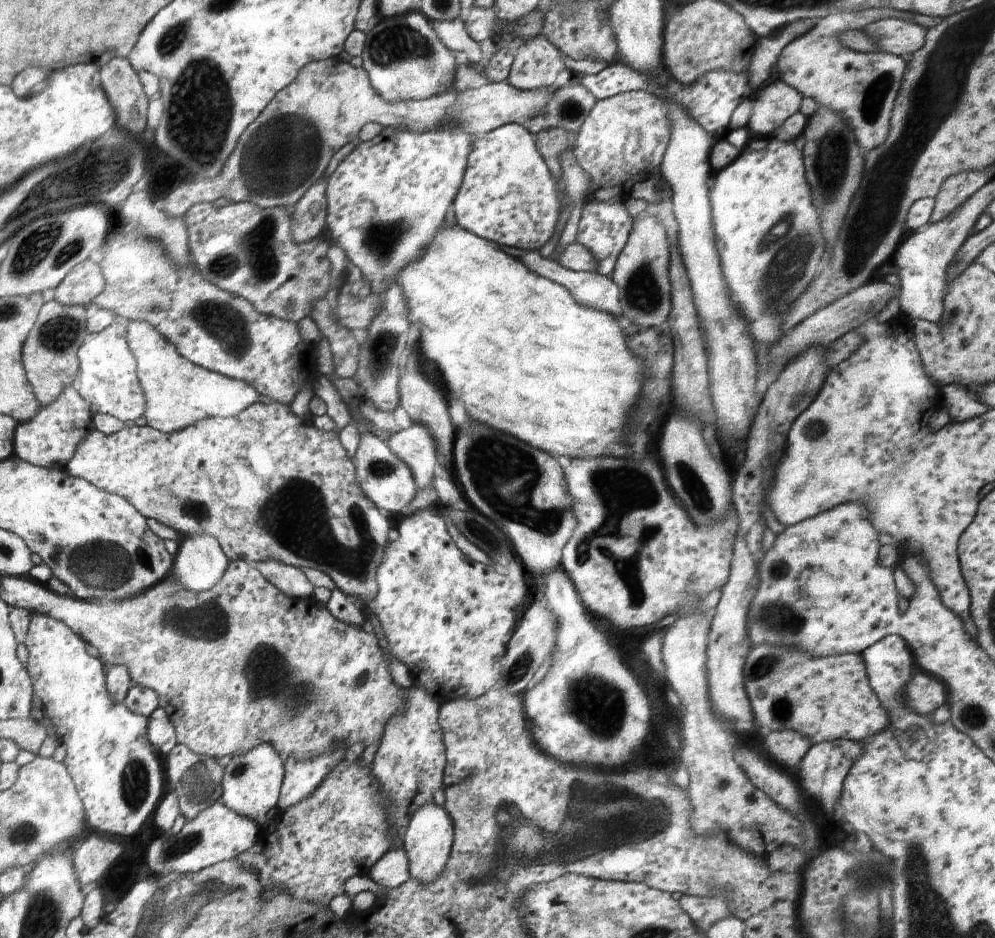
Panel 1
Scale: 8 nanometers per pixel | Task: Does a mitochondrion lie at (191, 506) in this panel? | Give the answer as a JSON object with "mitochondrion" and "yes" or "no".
{"mitochondrion":"yes"}

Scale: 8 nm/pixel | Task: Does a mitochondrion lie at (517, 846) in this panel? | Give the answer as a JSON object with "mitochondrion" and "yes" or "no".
{"mitochondrion":"yes"}

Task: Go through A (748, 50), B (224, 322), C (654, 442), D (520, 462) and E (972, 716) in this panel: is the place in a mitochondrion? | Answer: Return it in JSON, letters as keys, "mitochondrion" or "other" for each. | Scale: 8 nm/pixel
{"A":"other","B":"mitochondrion","C":"other","D":"mitochondrion","E":"mitochondrion"}

